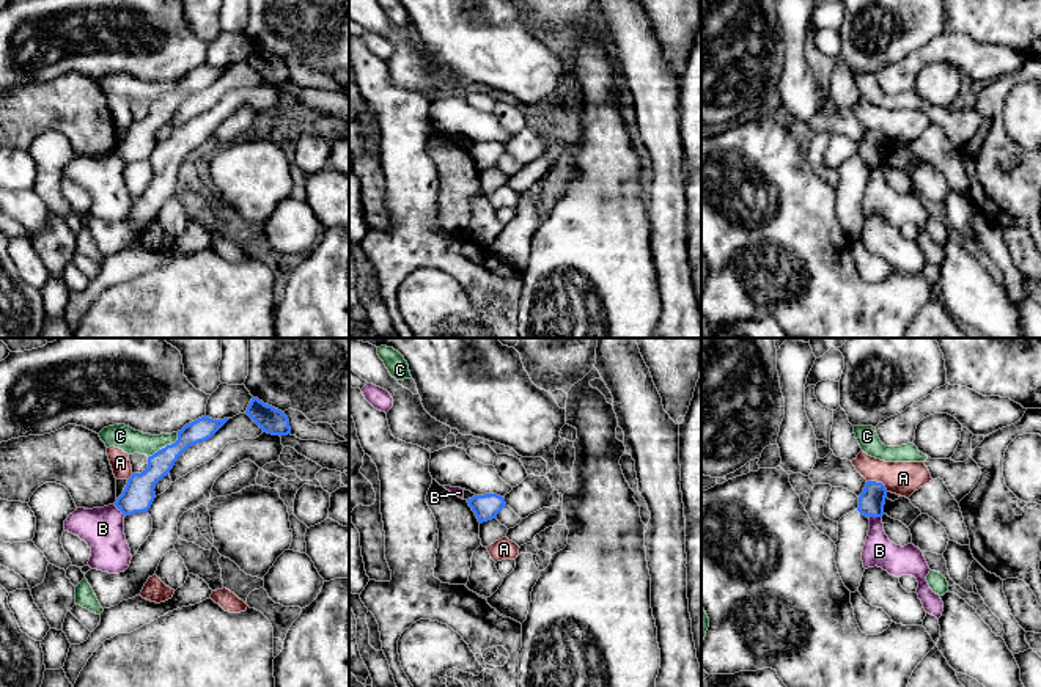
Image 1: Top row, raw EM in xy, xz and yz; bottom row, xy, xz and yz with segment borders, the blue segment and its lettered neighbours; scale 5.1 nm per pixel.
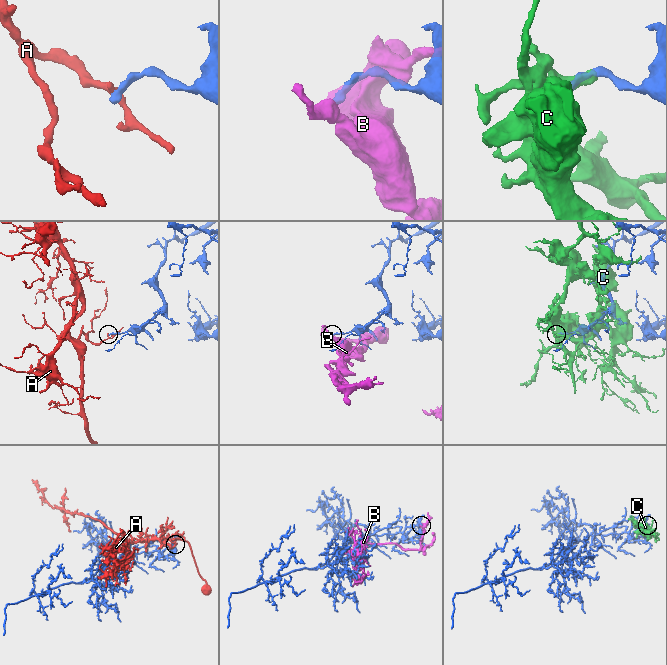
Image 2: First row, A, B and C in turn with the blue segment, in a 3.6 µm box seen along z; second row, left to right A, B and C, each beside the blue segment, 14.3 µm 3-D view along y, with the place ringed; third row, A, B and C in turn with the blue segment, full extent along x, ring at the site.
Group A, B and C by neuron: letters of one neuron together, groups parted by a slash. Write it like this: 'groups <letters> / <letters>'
groups A / B / C

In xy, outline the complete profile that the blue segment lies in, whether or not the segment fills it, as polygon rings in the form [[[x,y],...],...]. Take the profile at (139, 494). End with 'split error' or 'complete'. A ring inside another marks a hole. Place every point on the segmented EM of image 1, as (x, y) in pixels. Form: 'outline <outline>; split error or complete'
outline [[[201,417],[181,431],[178,440],[148,457],[142,473],[132,473],[115,506],[124,514],[148,512],[156,498],[156,484],[170,473],[178,457],[192,445],[211,439],[230,418],[212,420]]]; complete

